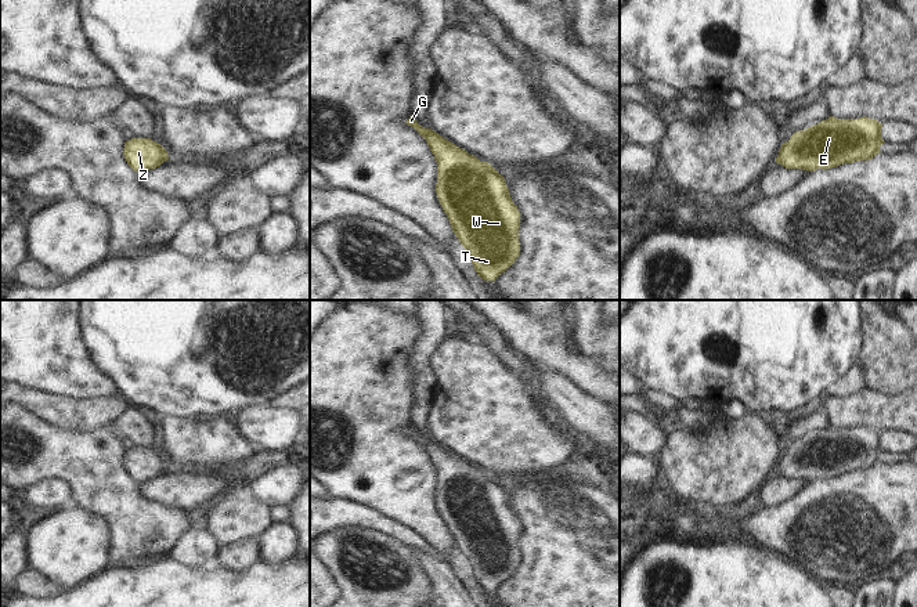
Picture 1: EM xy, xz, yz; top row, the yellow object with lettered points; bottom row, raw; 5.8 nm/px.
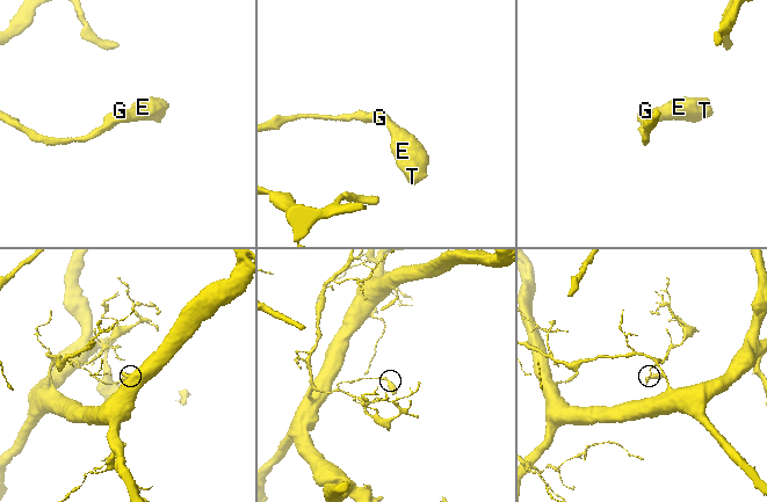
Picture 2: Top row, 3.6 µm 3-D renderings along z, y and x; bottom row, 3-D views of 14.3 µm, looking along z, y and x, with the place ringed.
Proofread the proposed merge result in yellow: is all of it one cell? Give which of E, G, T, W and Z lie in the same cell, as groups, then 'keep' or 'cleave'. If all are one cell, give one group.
E G T W Z | keep

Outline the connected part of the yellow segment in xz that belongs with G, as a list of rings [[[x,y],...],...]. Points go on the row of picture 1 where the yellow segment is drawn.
[[[412,115],[405,123],[426,140],[434,155],[437,162],[434,191],[455,236],[467,250],[474,271],[484,281],[495,281],[520,254],[520,212],[510,198],[503,176],[488,162],[480,162],[432,129],[422,127]]]

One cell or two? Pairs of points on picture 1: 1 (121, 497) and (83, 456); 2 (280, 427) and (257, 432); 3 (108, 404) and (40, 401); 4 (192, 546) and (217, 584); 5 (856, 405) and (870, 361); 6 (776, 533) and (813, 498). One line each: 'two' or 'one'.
1: one
2: one
3: one
4: two
5: two
6: one

